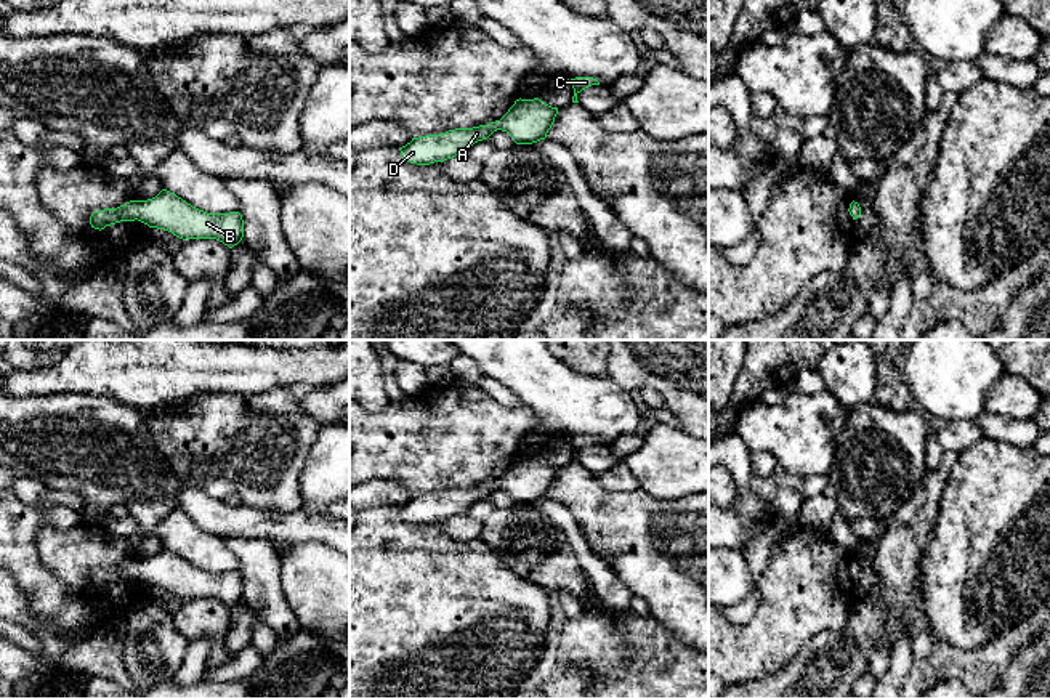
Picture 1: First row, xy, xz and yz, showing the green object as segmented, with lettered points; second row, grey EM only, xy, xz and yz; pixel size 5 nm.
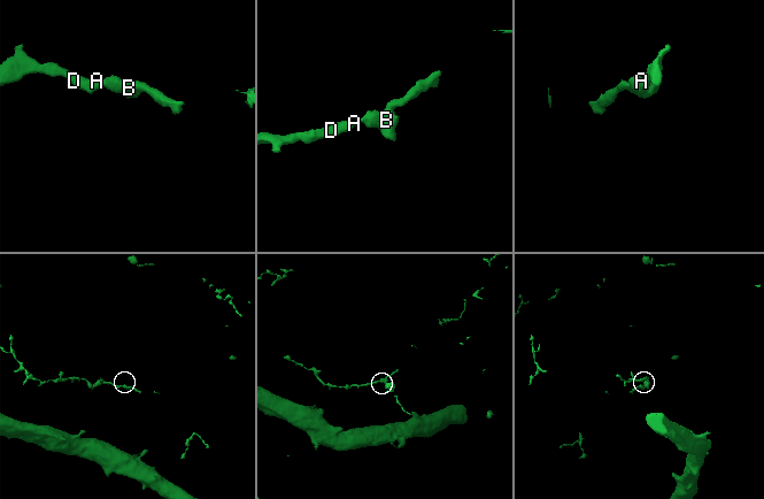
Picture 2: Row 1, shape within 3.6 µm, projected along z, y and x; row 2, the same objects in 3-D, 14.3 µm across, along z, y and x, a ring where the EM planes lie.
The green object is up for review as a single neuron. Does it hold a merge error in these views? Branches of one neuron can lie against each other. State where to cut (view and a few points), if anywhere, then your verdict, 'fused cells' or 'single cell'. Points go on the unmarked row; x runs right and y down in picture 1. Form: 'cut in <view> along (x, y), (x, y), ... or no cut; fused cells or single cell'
no cut; single cell

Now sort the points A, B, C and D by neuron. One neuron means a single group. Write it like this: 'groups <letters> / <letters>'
groups A B C D

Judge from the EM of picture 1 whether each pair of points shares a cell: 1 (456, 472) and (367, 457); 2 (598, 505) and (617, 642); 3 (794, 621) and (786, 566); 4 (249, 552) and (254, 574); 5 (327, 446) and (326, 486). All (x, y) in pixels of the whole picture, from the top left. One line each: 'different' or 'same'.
1: same
2: different
3: same
4: same
5: same

